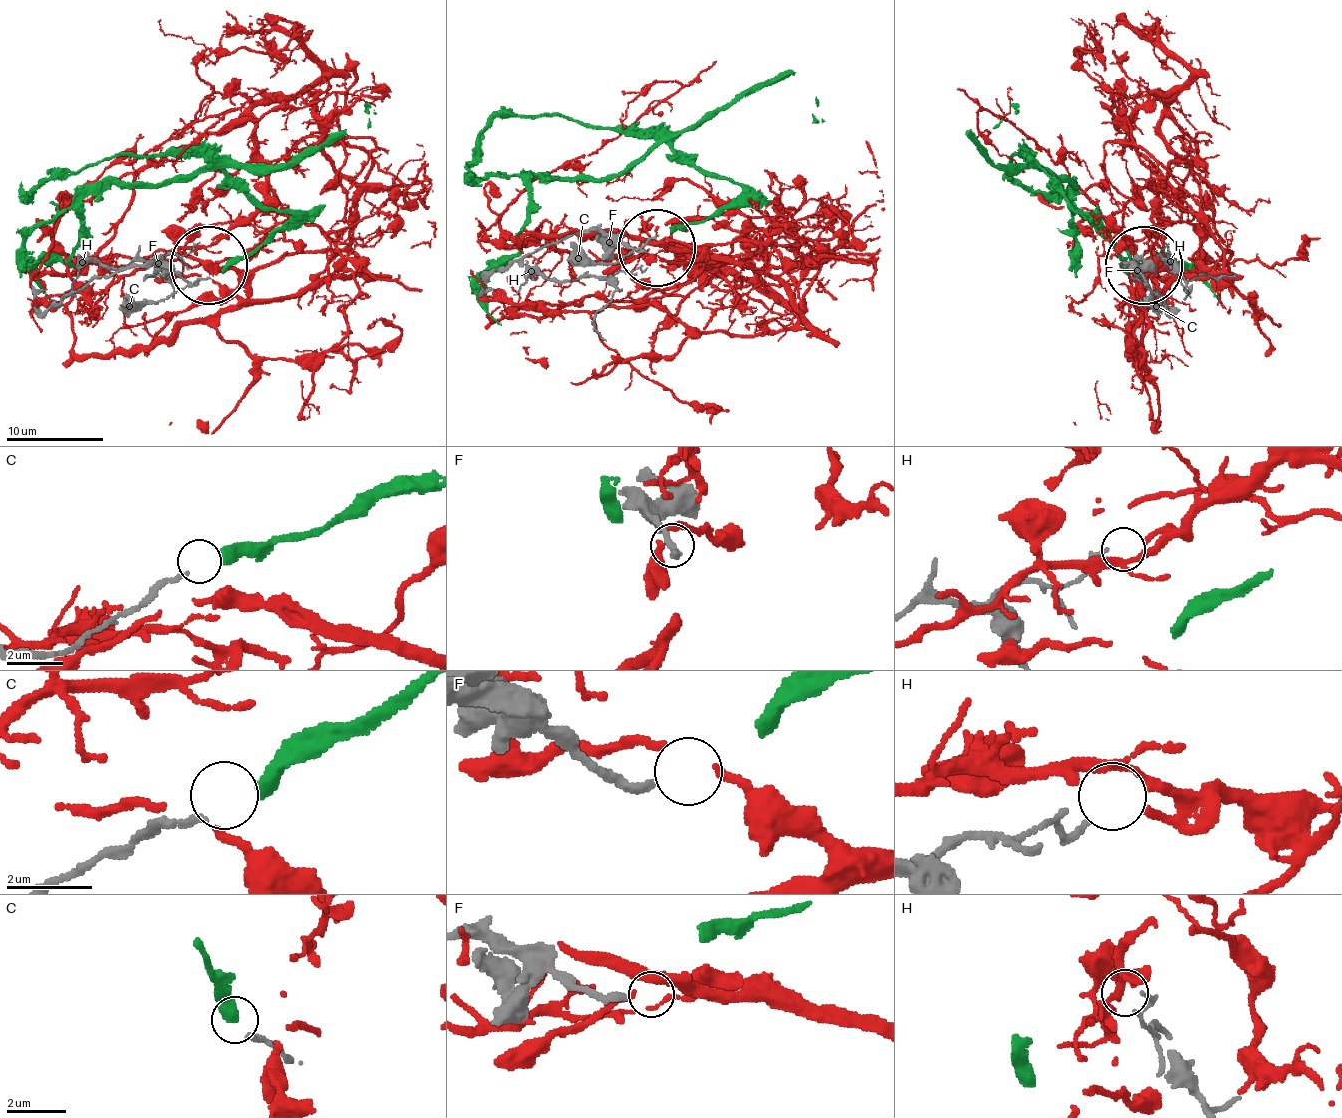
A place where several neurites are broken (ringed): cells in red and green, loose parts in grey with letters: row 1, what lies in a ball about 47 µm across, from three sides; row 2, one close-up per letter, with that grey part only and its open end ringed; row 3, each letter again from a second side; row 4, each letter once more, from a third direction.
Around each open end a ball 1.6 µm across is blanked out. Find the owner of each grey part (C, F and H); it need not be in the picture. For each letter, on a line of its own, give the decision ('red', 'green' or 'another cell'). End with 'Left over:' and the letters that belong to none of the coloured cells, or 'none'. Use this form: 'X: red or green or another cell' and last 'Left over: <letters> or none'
C: green
F: another cell
H: red
Left over: F

